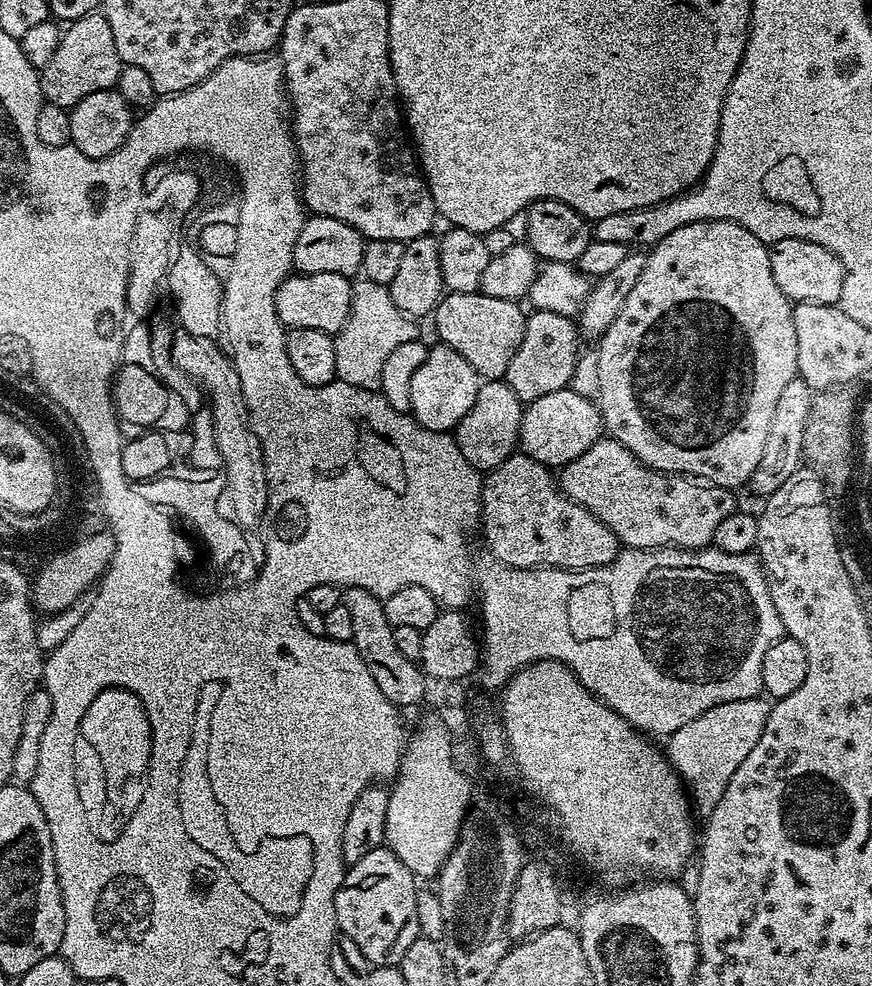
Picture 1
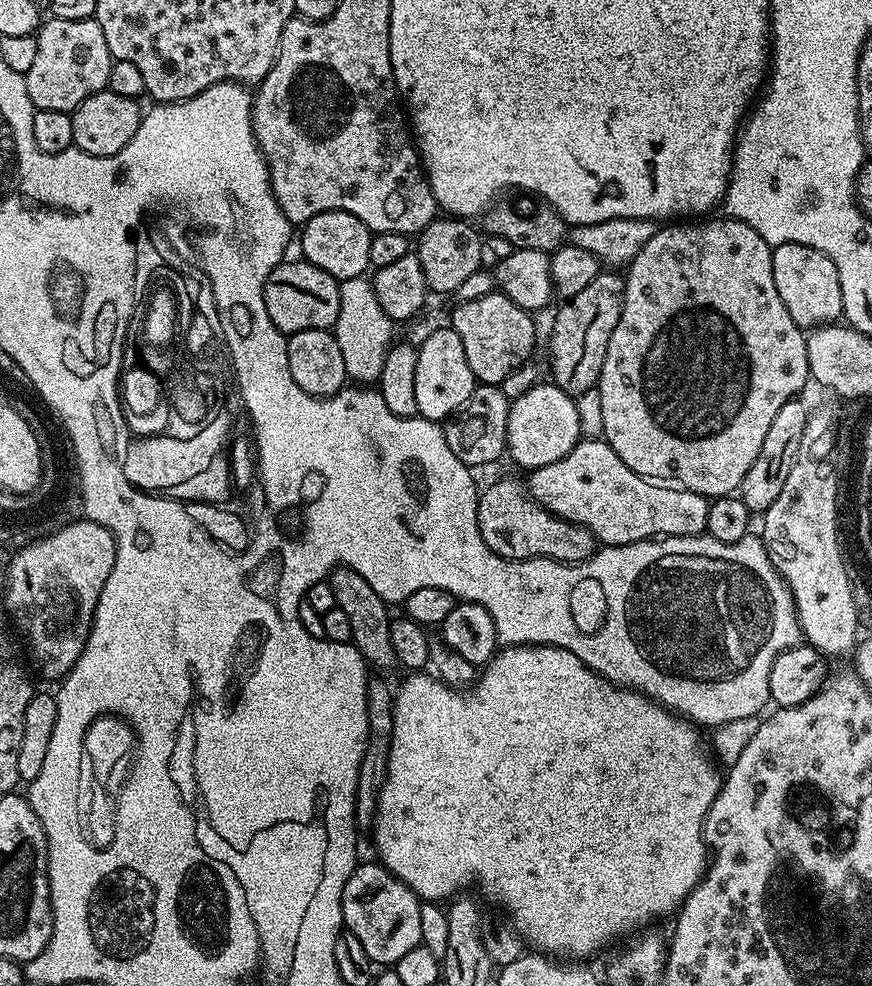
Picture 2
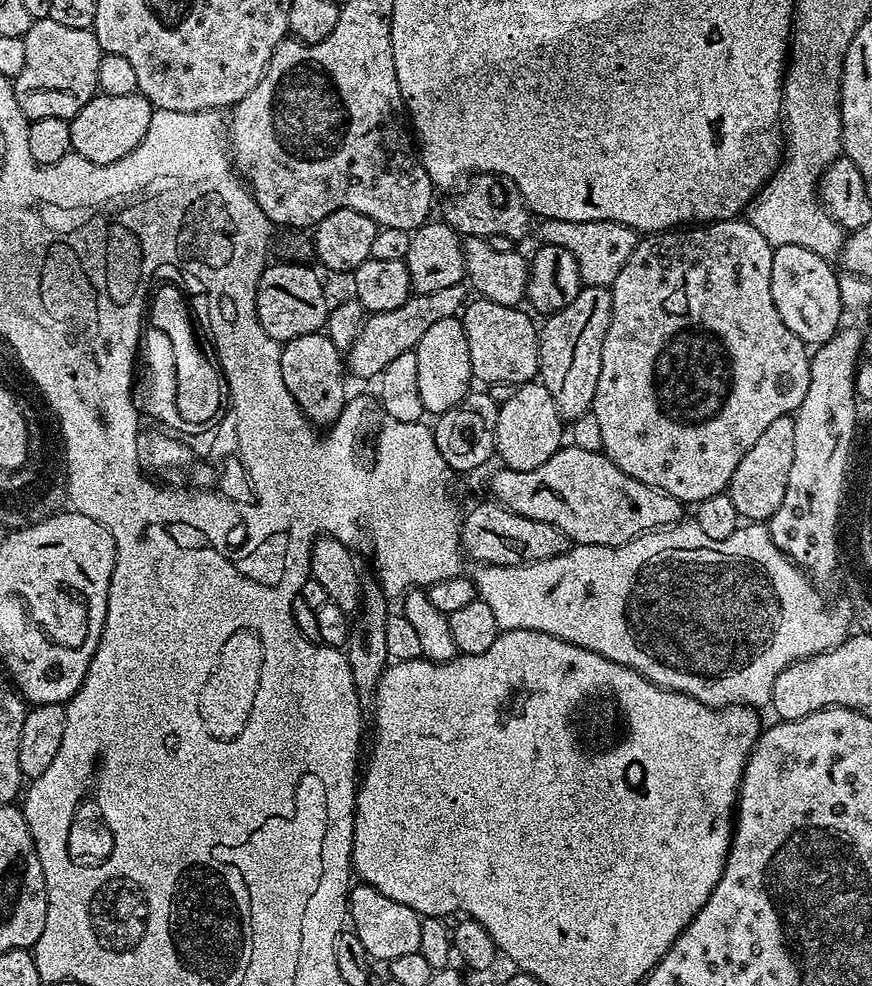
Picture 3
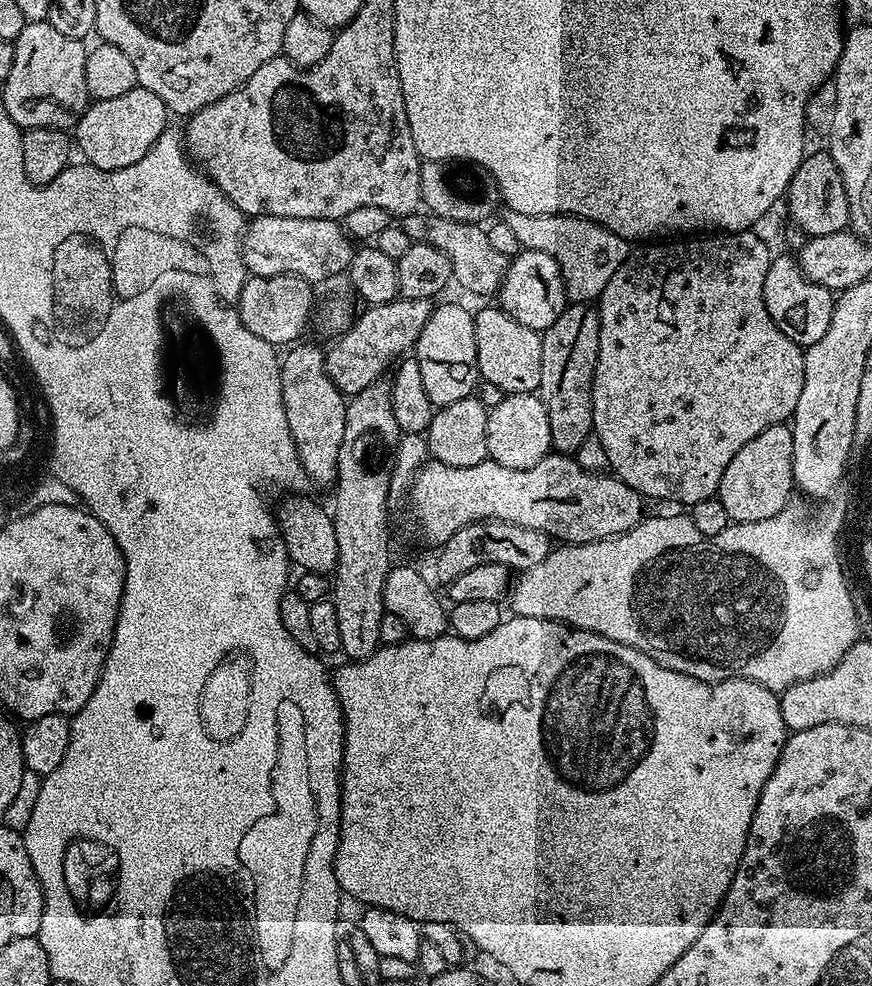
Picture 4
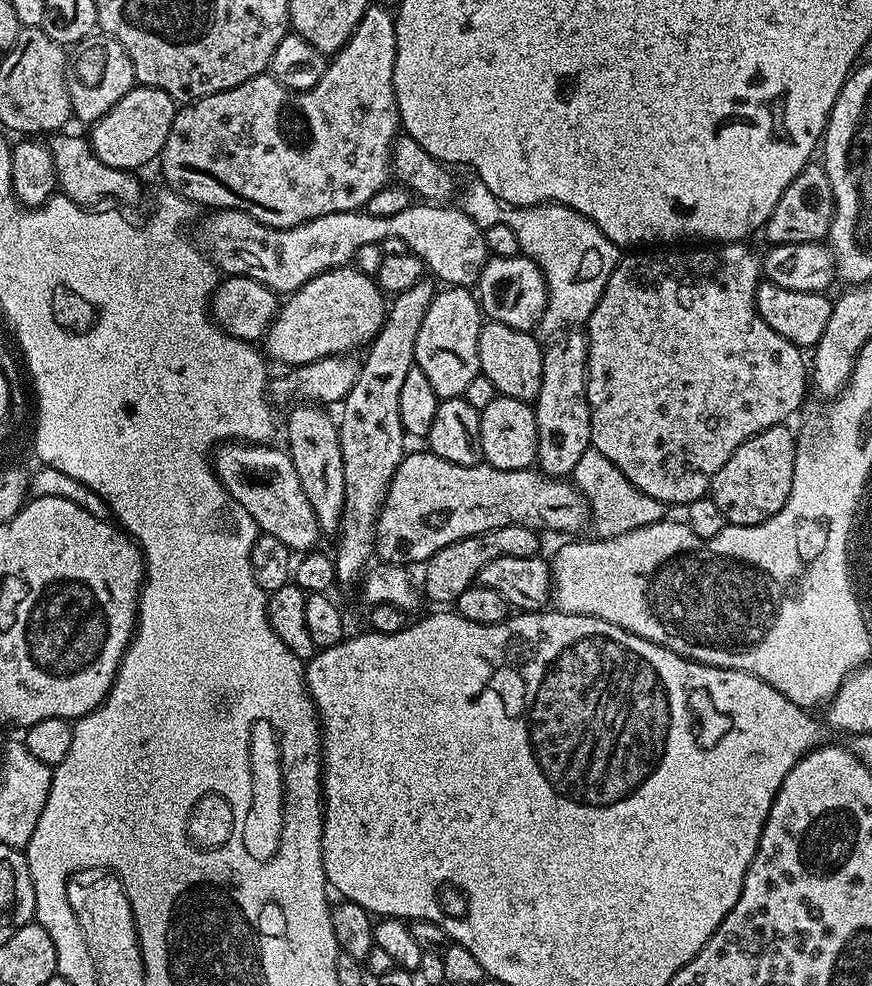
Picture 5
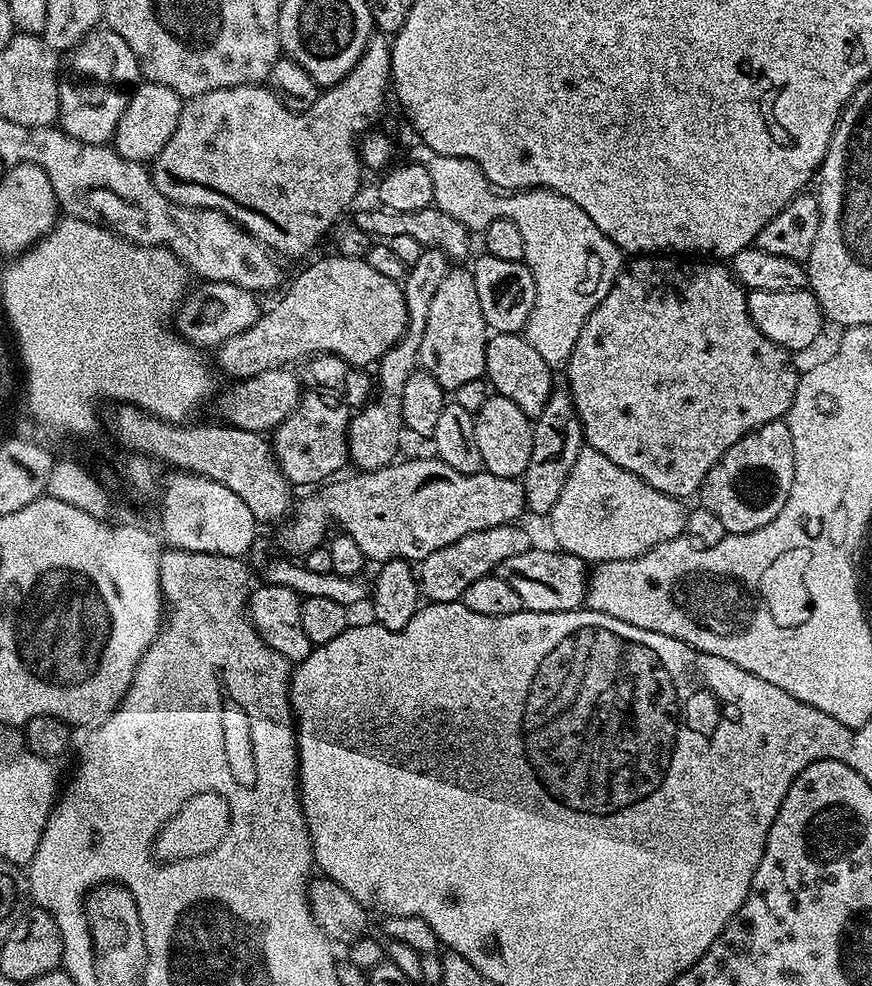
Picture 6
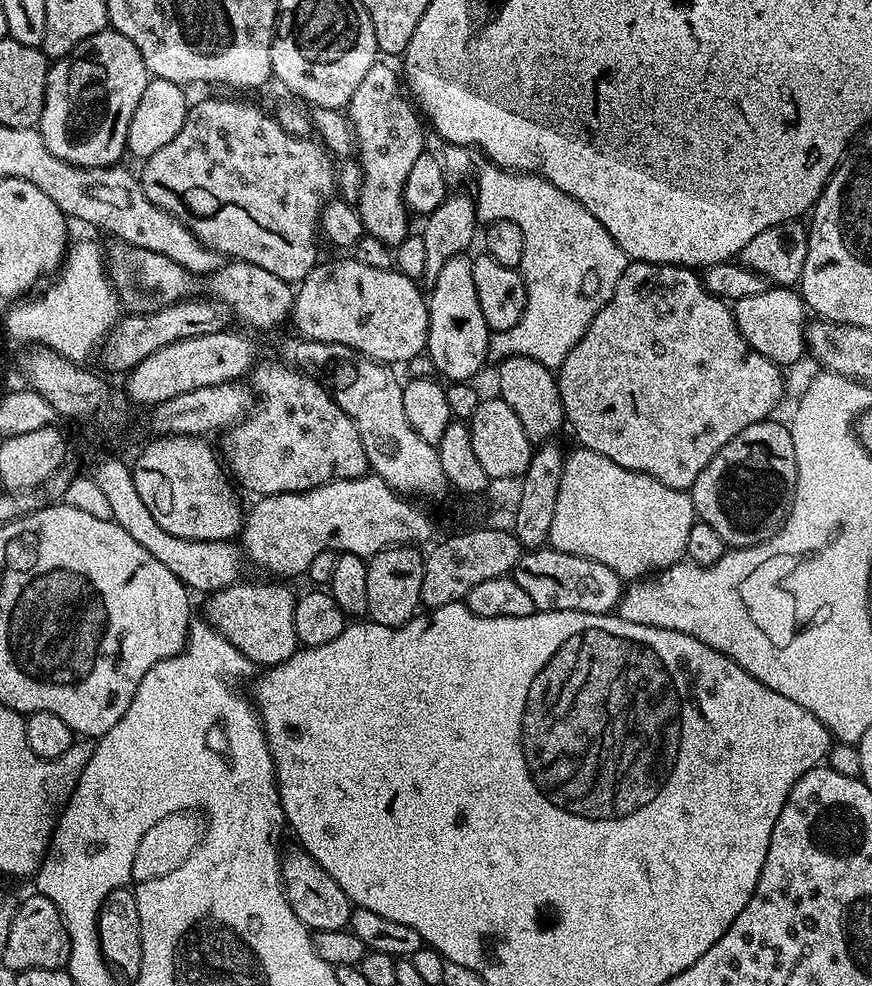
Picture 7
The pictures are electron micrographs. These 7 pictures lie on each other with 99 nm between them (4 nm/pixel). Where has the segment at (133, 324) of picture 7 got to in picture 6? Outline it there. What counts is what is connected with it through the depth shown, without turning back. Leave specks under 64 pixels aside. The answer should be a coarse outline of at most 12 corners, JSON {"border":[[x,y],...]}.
{"border":[[234,282],[195,285],[175,331],[212,350],[250,330],[262,305]]}

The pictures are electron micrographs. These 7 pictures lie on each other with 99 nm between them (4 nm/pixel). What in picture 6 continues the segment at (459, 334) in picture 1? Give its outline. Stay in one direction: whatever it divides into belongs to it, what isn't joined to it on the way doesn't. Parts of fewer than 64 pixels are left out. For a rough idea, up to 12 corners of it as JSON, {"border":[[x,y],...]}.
{"border":[[523,335],[488,337],[484,376],[495,395],[535,418],[553,368]]}

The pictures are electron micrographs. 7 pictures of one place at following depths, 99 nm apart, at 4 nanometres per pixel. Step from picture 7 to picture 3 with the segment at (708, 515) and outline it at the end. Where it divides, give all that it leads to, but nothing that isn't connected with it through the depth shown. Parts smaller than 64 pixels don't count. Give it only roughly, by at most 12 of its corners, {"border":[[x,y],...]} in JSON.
{"border":[[783,416],[738,462],[727,486],[748,522],[782,506],[794,463],[794,419]]}

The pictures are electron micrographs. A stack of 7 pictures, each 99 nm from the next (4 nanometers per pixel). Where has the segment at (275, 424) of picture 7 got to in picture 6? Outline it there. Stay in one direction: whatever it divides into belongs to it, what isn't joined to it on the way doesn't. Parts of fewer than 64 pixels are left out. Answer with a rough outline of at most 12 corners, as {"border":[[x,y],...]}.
{"border":[[305,391],[271,433],[289,485],[319,485],[349,463],[349,417]]}

